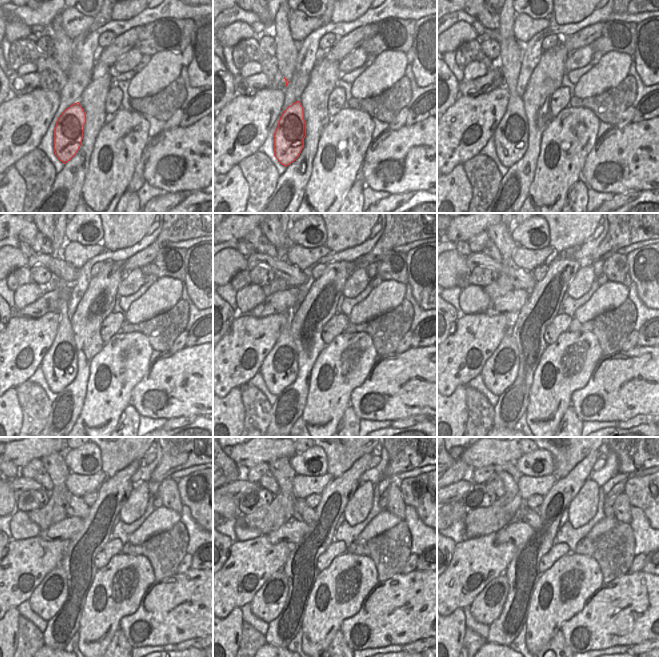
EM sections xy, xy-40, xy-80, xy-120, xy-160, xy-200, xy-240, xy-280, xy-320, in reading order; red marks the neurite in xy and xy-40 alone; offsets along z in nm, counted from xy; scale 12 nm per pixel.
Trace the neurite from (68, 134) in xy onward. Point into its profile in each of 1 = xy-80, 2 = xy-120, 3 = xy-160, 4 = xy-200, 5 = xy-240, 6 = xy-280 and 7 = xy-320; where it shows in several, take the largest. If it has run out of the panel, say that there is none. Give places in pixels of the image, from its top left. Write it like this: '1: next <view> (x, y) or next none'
1: next xy-80 (511, 134)
2: next xy-120 (59, 365)
3: next xy-160 (279, 369)
4: next xy-200 (499, 372)
5: next xy-240 (48, 597)
6: next xy-280 (268, 602)
7: next xy-320 (487, 606)

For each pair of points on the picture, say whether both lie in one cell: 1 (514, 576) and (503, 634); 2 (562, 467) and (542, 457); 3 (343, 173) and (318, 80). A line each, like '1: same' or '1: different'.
1: same
2: different
3: different

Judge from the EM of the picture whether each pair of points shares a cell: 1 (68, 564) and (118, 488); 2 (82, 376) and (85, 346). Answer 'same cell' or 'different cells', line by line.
1: same cell
2: same cell

